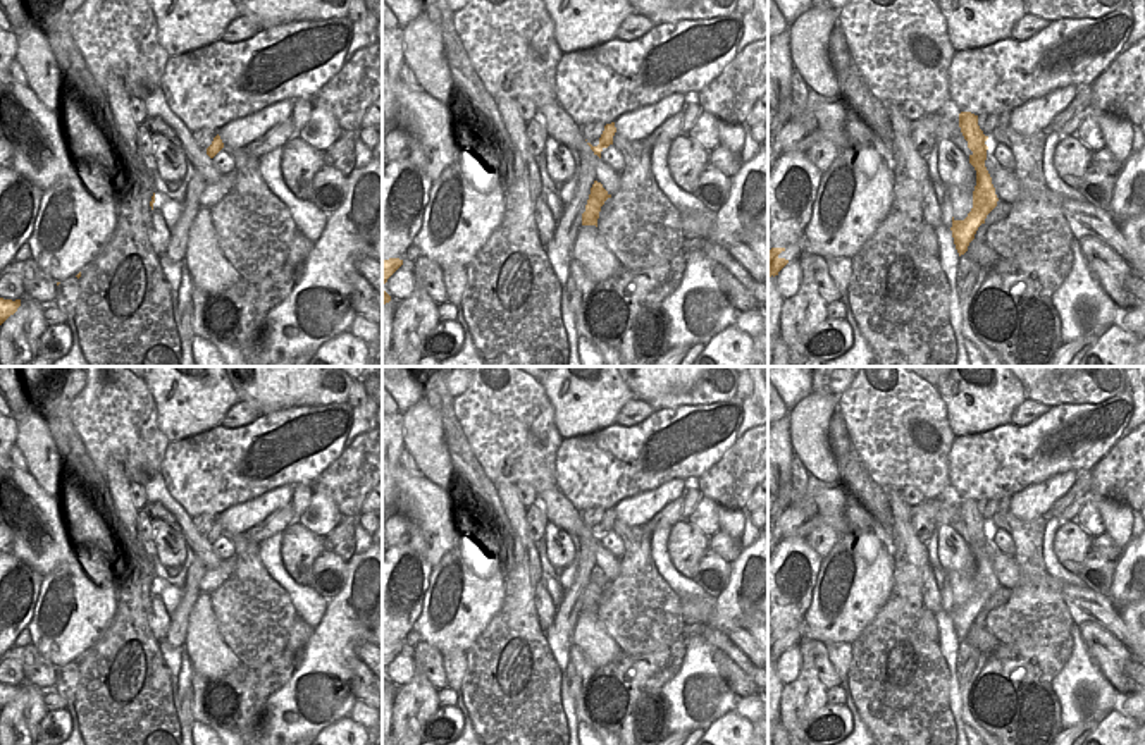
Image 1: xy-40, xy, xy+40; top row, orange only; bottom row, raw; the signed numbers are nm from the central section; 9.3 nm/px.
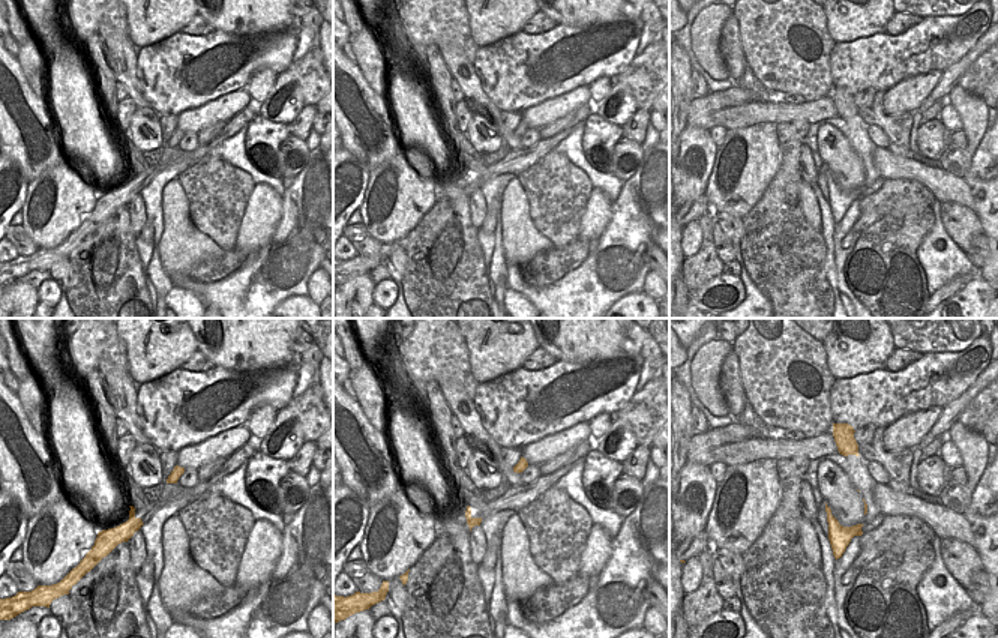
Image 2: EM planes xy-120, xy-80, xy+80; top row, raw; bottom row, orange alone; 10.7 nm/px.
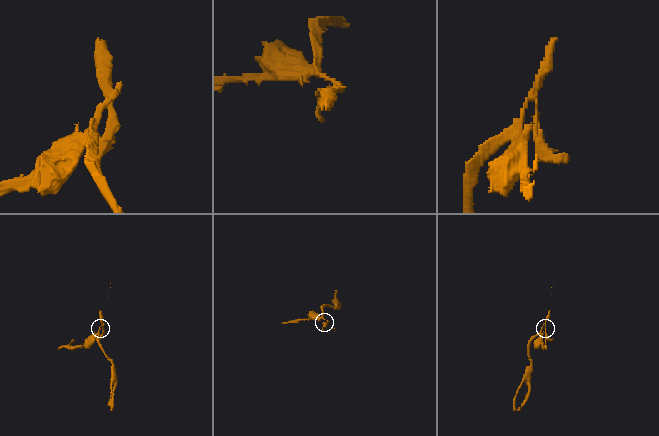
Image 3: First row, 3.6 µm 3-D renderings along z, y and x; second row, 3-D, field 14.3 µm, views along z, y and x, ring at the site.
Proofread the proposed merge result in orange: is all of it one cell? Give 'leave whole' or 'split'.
split

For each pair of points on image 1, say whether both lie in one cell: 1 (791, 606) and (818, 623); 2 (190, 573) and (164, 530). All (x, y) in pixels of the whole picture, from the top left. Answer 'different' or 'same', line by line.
1: different
2: different

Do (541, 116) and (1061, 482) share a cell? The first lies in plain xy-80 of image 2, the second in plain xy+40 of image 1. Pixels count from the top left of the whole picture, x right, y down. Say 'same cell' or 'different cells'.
same cell

